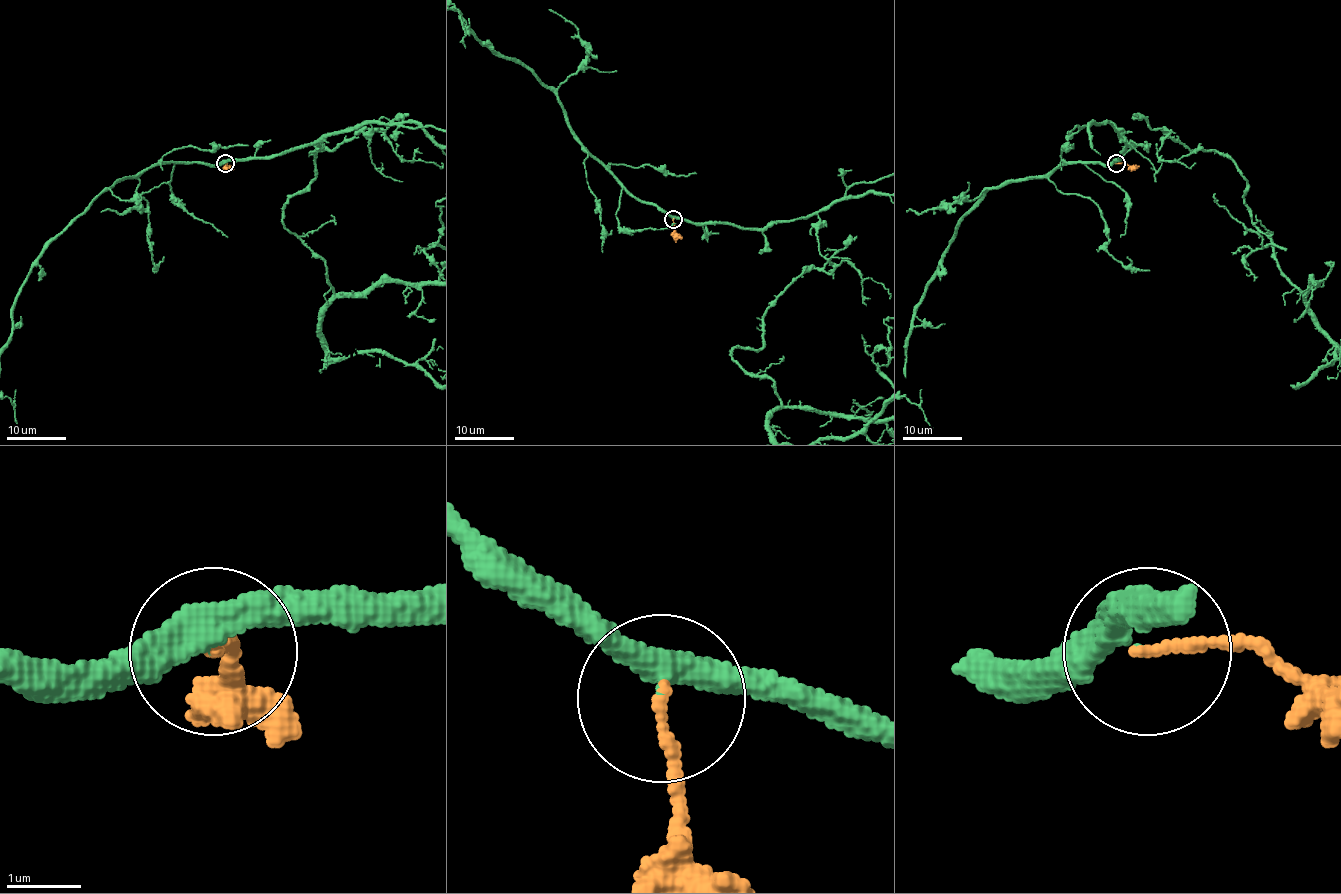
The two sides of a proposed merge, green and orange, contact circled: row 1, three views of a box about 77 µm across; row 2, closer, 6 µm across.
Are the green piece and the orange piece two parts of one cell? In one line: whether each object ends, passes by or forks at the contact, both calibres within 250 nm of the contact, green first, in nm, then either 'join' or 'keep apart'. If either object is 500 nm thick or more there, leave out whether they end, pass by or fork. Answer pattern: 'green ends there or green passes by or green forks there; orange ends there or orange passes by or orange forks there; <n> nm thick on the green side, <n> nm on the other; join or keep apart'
green passes by; orange ends there; 340 nm thick on the green side, 160 nm on the other; join

